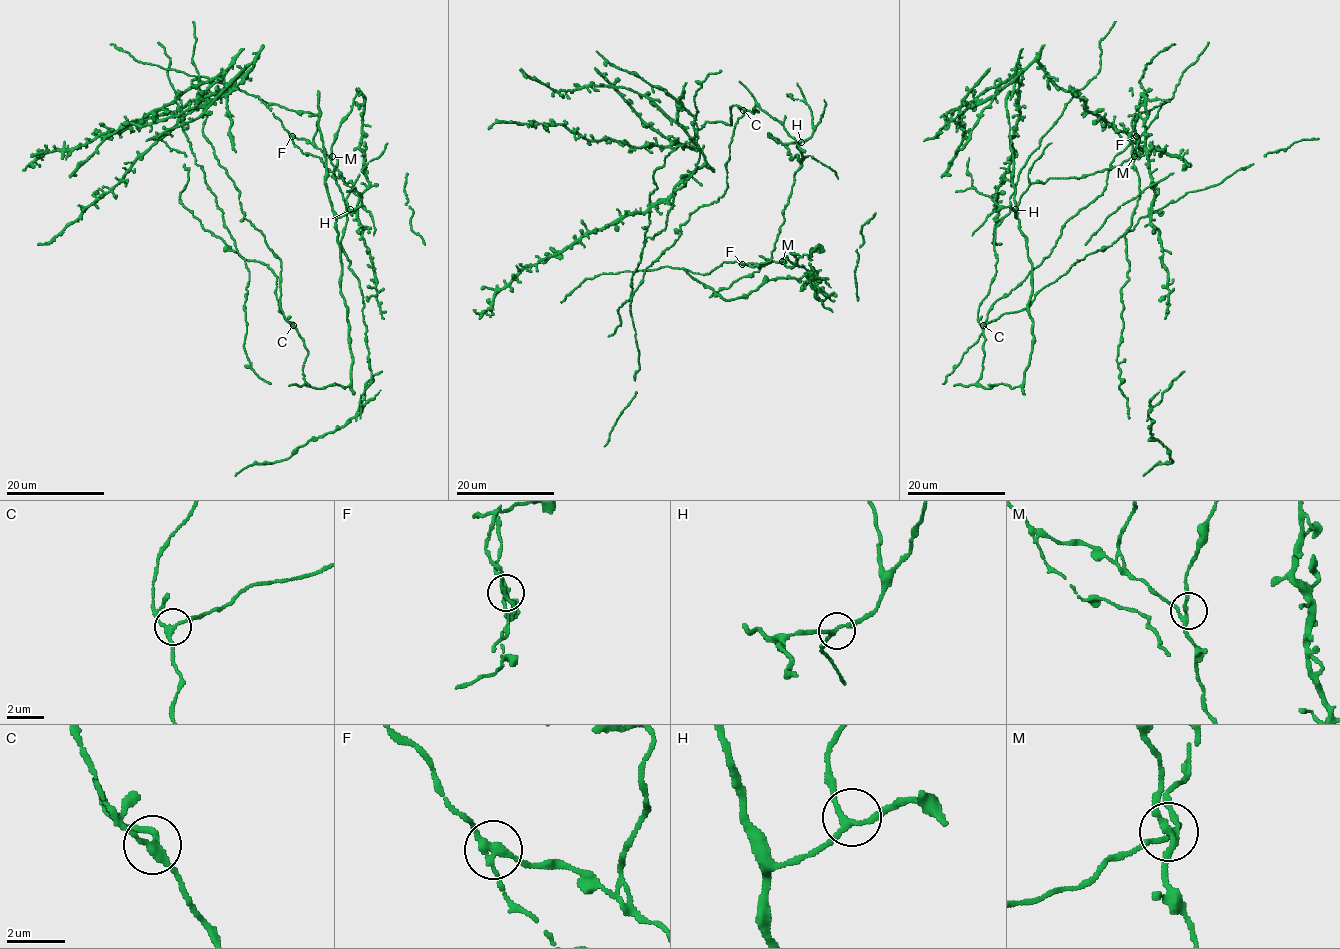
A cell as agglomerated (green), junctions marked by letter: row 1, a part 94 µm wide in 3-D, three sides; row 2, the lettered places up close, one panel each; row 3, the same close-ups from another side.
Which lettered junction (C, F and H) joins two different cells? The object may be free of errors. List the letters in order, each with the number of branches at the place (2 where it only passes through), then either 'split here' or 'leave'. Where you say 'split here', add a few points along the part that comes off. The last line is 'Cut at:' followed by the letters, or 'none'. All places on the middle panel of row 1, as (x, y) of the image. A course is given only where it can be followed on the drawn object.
C: branches 3; leave
F: branches 3; split here
H: branches 3; leave
Cut at: F

